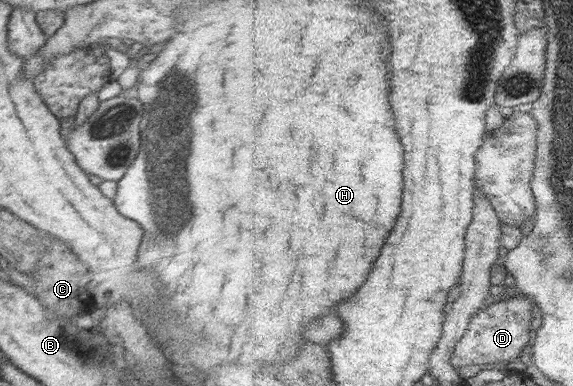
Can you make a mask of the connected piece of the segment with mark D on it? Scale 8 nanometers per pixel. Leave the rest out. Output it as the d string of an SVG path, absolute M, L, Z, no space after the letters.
M519 295L509 300L500 297L491 300L479 313L475 314L467 335L459 342L453 364L467 367L467 365L481 365L494 363L517 362L525 353L525 347L531 344L535 306L531 298Z

